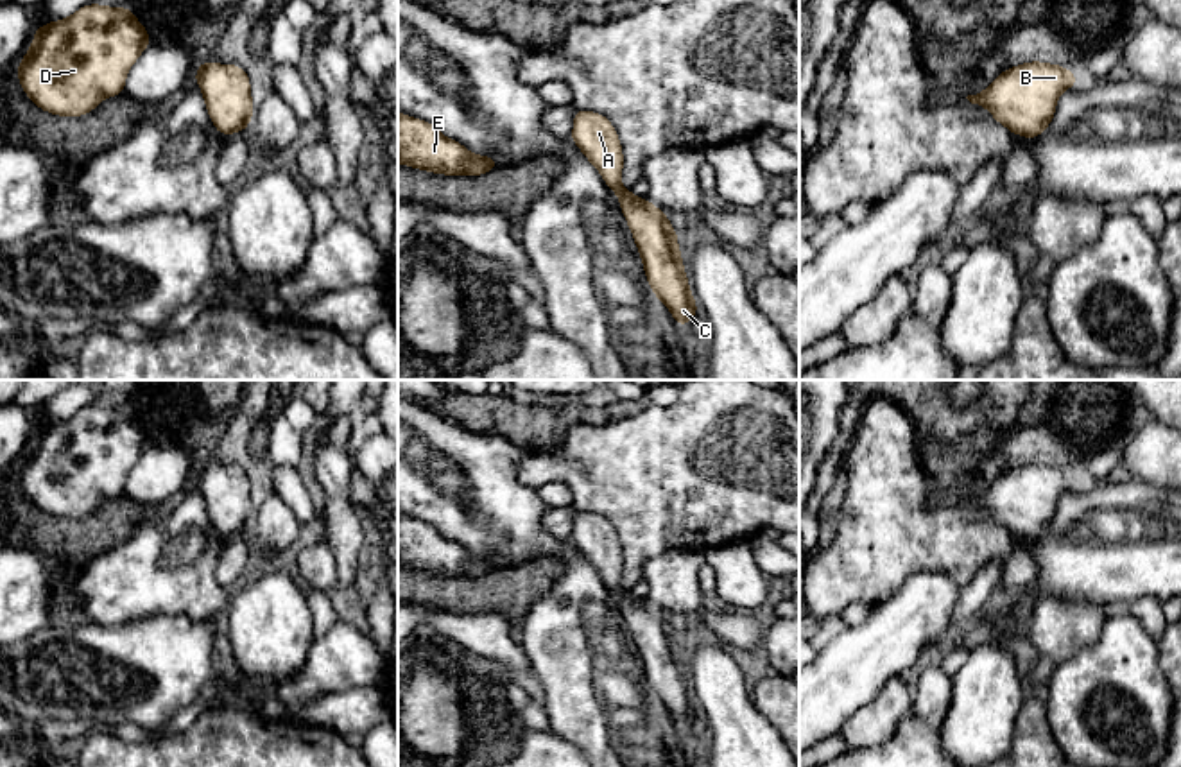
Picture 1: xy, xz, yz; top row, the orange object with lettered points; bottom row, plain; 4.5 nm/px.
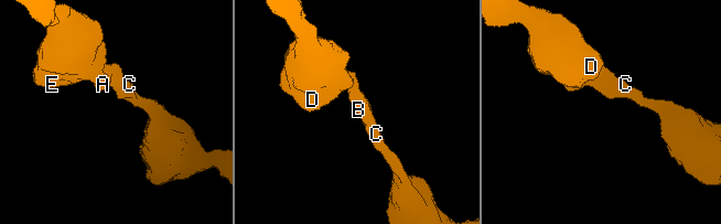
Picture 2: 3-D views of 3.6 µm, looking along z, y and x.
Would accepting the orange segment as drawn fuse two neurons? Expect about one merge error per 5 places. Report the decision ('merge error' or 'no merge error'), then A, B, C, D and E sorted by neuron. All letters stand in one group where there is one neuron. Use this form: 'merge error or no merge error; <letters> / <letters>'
no merge error; A B C D E

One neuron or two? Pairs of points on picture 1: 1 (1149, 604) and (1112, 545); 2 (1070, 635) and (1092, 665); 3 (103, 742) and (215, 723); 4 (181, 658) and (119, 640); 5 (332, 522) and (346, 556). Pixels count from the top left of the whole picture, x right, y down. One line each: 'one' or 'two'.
1: two
2: two
3: one
4: one
5: one

